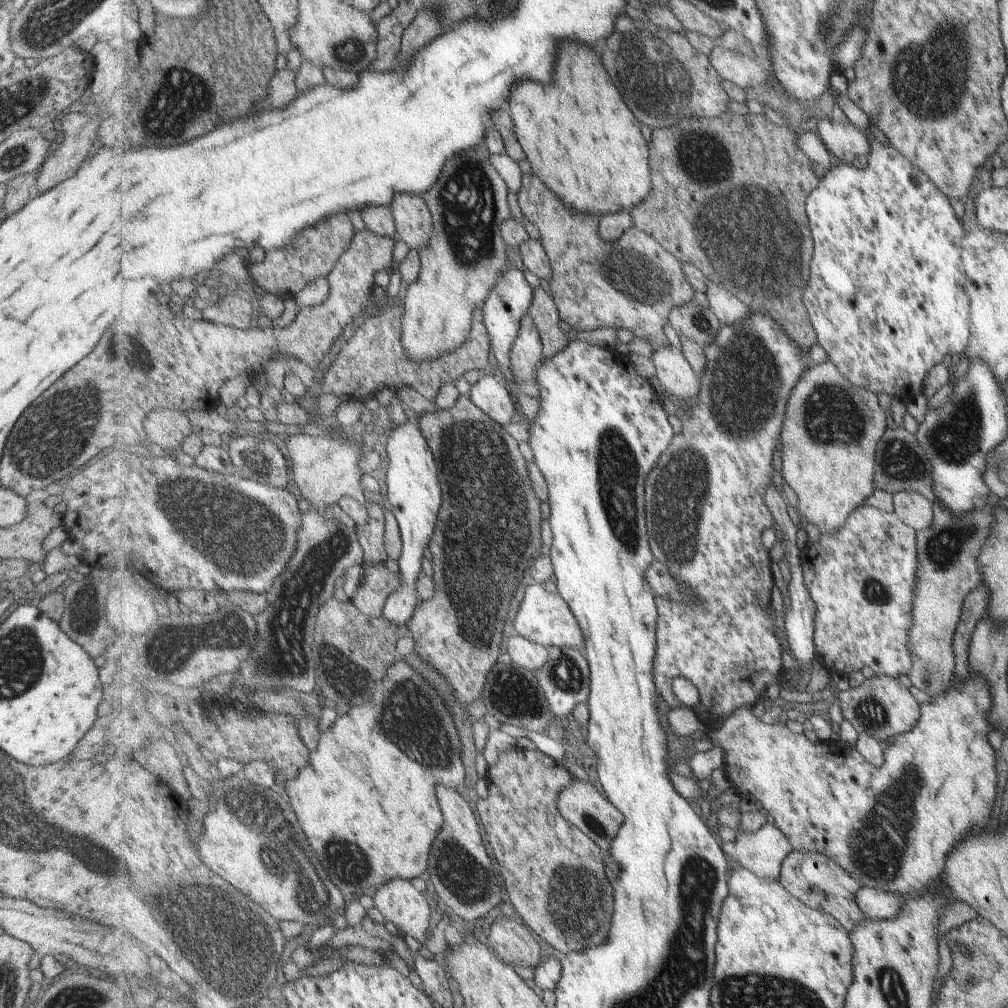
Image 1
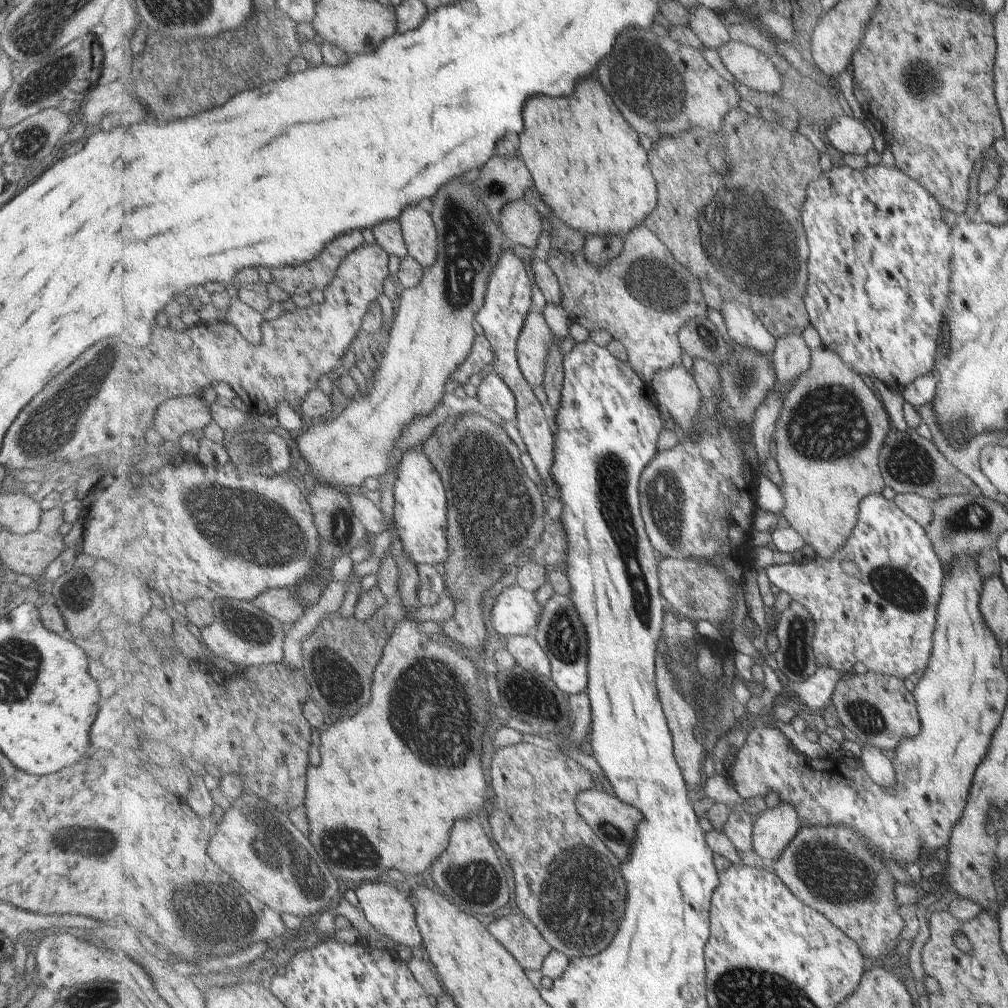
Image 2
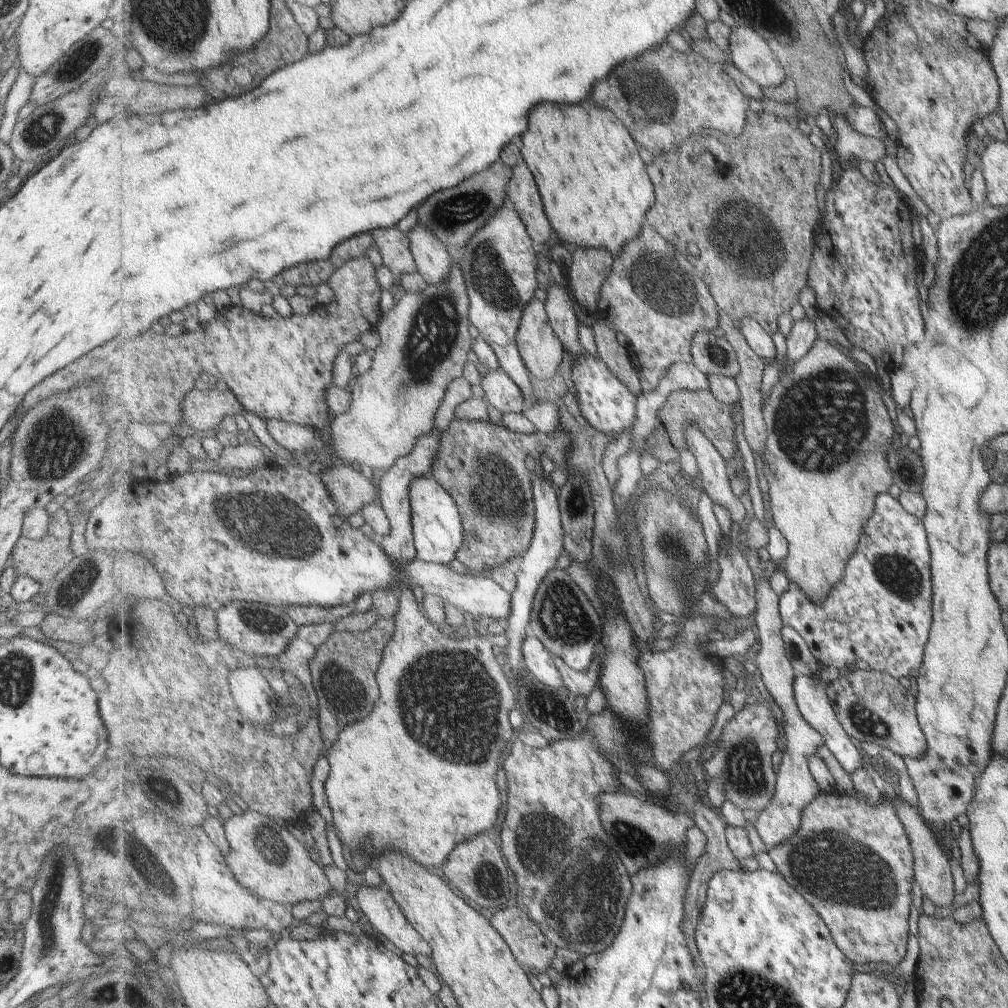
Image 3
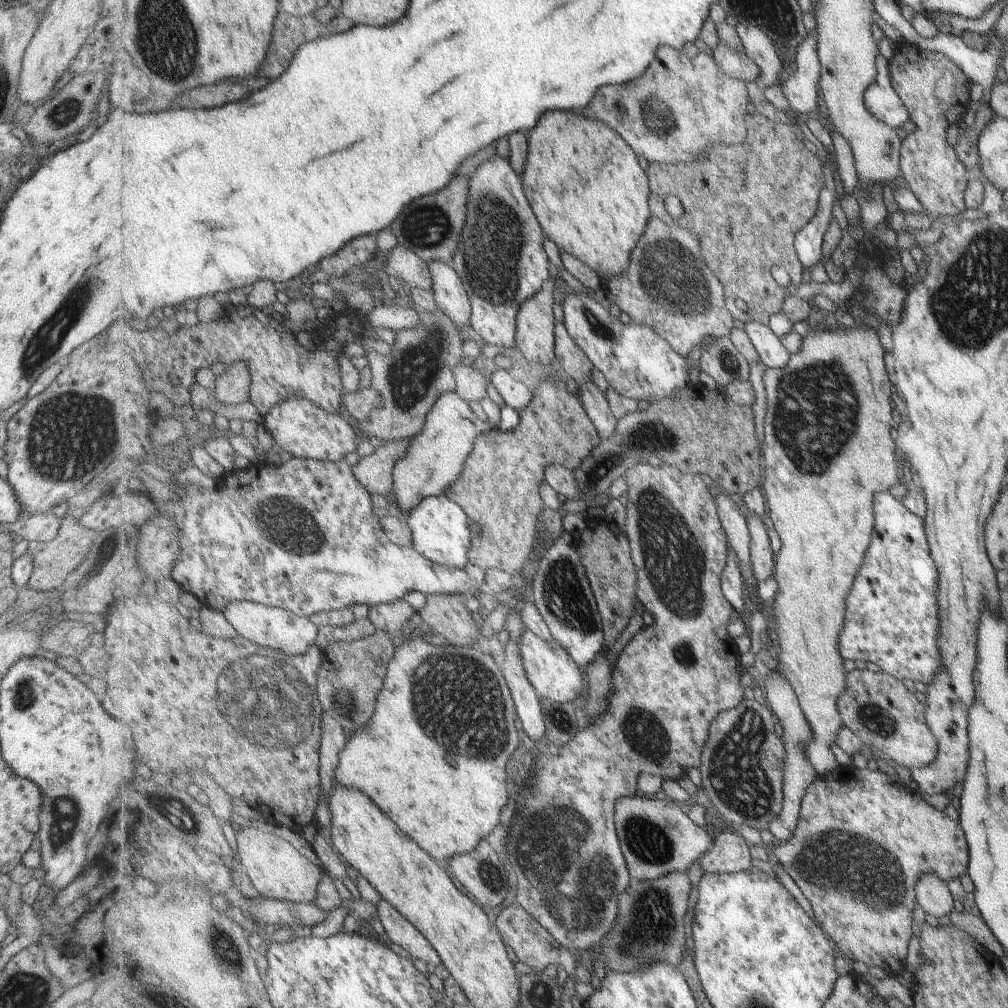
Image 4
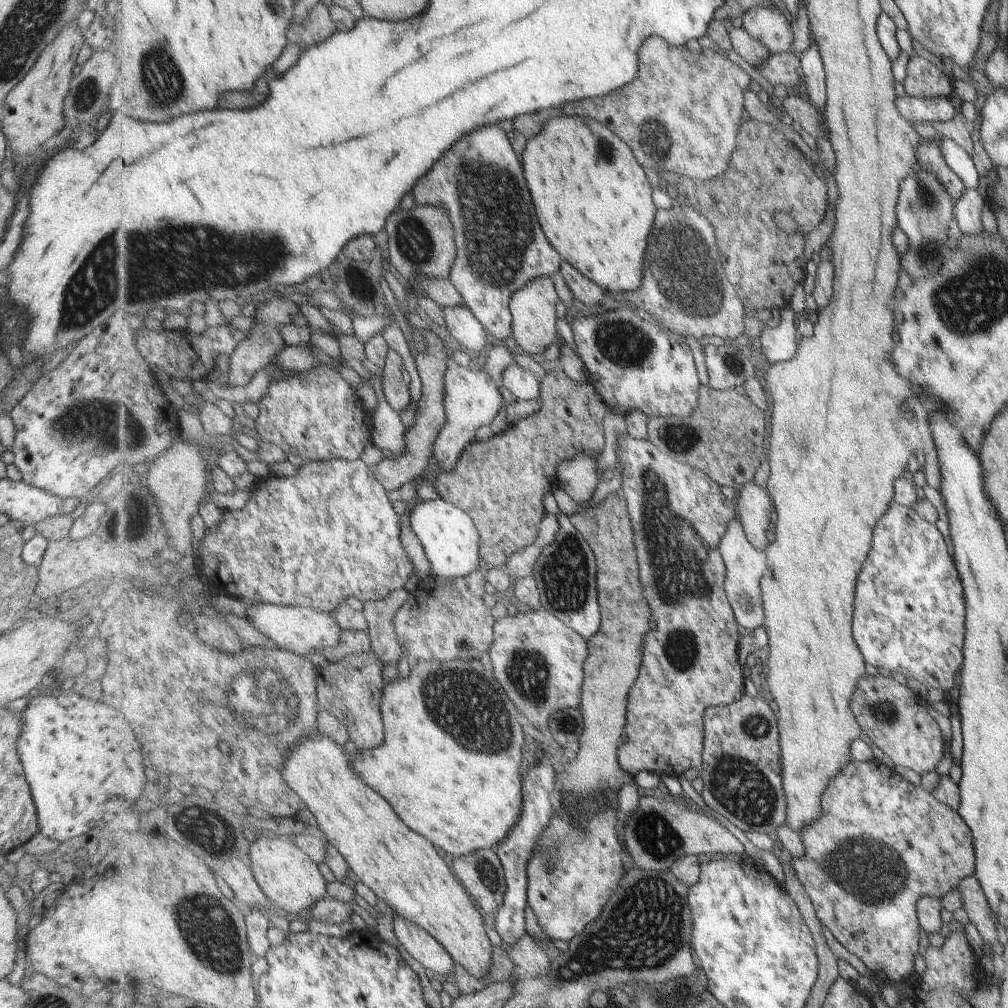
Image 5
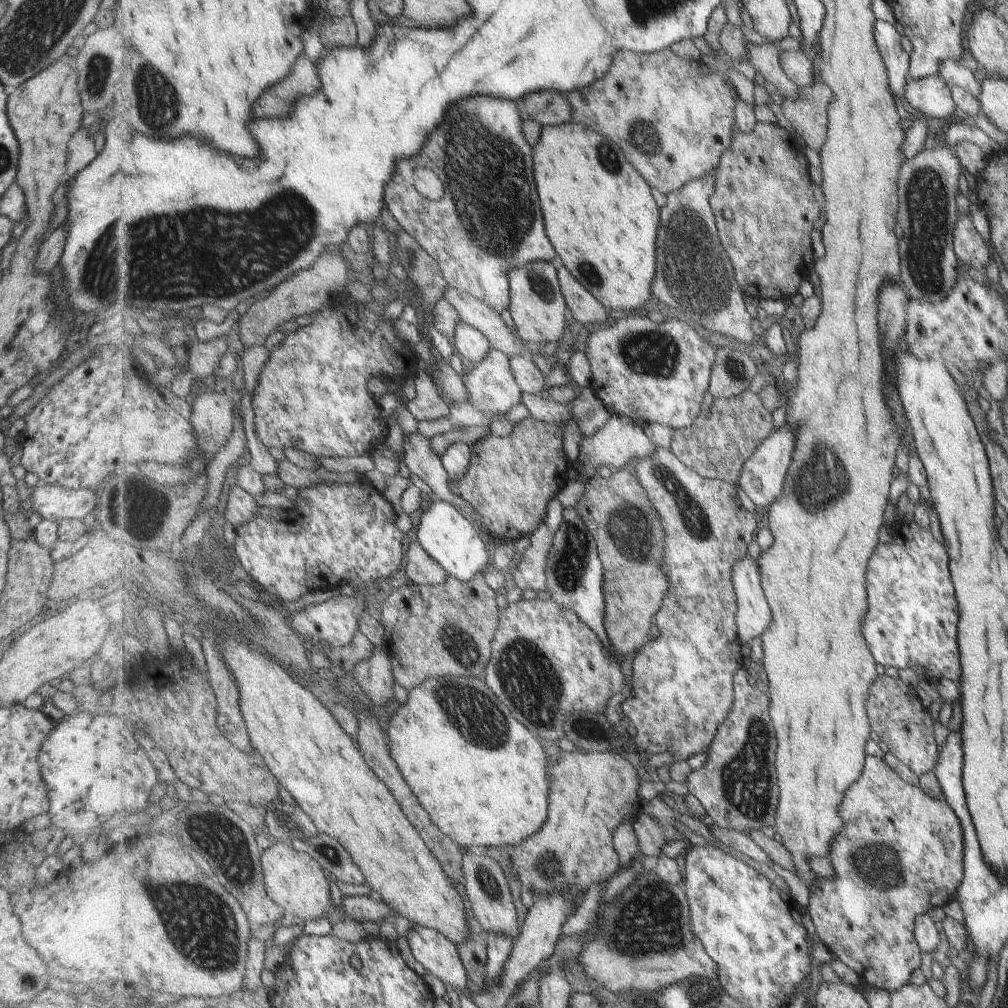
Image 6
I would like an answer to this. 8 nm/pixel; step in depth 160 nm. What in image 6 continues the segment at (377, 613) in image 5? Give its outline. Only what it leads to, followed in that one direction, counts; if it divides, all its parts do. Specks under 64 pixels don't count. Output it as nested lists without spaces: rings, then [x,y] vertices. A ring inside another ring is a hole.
[[[387,646],[375,648],[373,656],[369,660],[359,662],[353,672],[375,704],[383,704],[395,694],[393,688],[396,680]]]

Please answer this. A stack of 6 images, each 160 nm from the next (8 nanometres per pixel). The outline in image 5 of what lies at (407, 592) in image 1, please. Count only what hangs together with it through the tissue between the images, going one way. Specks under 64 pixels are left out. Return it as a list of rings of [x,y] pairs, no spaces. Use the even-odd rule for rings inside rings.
[[[441,496],[417,503],[410,514],[410,524],[423,543],[432,566],[439,577],[463,578],[475,572],[479,566],[480,531],[472,516],[455,503]]]

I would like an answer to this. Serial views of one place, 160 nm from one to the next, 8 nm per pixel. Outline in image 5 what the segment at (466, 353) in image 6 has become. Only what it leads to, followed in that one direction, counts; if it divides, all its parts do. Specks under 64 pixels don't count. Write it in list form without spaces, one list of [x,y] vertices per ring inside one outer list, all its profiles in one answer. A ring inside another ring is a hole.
[[[445,307],[444,317],[447,324],[445,334],[457,340],[461,347],[471,354],[483,348],[489,341],[490,337],[483,323],[469,307]]]

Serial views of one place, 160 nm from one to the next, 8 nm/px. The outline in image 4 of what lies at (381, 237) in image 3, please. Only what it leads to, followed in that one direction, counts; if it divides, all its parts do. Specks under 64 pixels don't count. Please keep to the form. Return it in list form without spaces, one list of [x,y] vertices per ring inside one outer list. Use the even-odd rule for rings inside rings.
[[[397,244],[387,256],[385,268],[388,275],[402,278],[407,287],[417,287],[432,292],[432,274],[426,260],[417,251]]]

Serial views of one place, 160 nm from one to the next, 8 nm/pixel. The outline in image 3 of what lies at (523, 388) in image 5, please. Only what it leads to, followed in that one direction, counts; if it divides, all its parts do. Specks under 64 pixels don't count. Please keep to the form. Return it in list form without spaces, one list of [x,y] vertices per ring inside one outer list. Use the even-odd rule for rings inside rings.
[[[503,369],[484,370],[481,380],[487,402],[504,413],[521,413],[526,409],[523,391],[516,380]]]

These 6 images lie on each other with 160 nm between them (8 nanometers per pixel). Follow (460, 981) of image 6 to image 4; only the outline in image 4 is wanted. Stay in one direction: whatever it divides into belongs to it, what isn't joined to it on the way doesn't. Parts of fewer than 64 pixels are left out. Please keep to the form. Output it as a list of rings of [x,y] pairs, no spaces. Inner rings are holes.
[[[381,896],[376,904],[377,916],[381,920],[390,940],[408,952],[412,958],[433,964],[437,970],[442,970],[442,958],[424,934],[409,919]]]

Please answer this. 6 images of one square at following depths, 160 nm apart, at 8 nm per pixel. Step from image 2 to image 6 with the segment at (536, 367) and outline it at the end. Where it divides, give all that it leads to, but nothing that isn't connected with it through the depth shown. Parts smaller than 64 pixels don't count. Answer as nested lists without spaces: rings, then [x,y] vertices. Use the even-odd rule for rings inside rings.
[[[535,261],[511,270],[510,314],[525,342],[558,341],[563,338],[568,304],[563,294],[558,268],[549,261]]]

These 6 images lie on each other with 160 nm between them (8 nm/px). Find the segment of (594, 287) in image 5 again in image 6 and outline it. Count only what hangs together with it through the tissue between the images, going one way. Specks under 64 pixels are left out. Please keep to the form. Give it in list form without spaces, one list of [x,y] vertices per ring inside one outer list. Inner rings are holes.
[[[554,258],[552,263],[558,268],[561,288],[576,324],[605,323],[610,317],[608,308],[565,268],[561,258]]]

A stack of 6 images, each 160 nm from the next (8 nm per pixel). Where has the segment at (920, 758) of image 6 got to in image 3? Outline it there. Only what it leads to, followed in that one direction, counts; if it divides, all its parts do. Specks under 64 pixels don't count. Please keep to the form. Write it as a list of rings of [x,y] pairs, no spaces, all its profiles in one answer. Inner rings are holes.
[[[856,669],[854,672],[843,671],[842,675],[835,679],[826,688],[826,696],[828,698],[830,707],[837,716],[841,728],[848,734],[848,736],[861,743],[873,742],[879,745],[883,750],[889,749],[897,756],[909,757],[916,759],[925,753],[925,740],[923,740],[922,730],[919,730],[919,720],[915,720],[915,699],[909,698],[909,692],[905,690],[905,696],[901,694],[901,686],[897,680],[893,680],[893,676],[887,673],[880,673],[878,670],[860,670]]]

